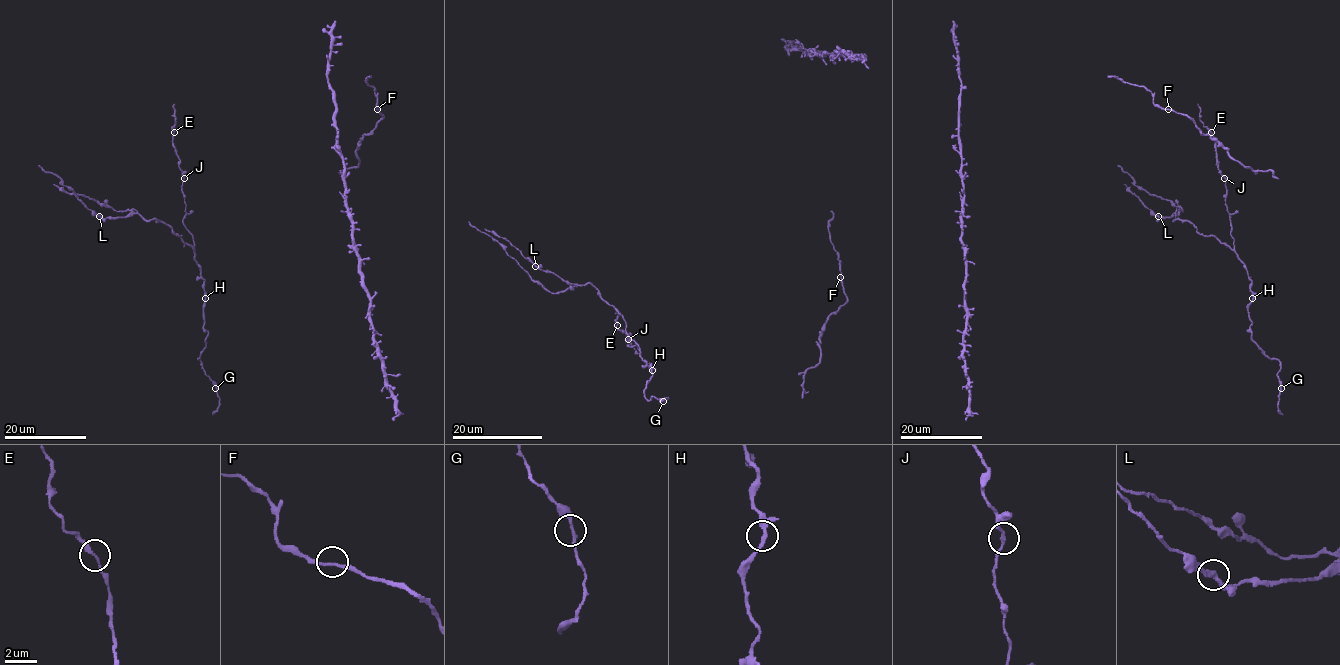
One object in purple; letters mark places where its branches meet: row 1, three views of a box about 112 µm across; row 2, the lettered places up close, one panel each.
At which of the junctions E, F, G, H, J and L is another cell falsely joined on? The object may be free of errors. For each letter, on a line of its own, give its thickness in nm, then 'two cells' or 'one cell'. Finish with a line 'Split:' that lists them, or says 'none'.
E: calibre 200 nm; one cell
F: calibre 220 nm; one cell
G: calibre 220 nm; one cell
H: calibre 240 nm; one cell
J: calibre 180 nm; one cell
L: calibre 220 nm; one cell
Split: none

